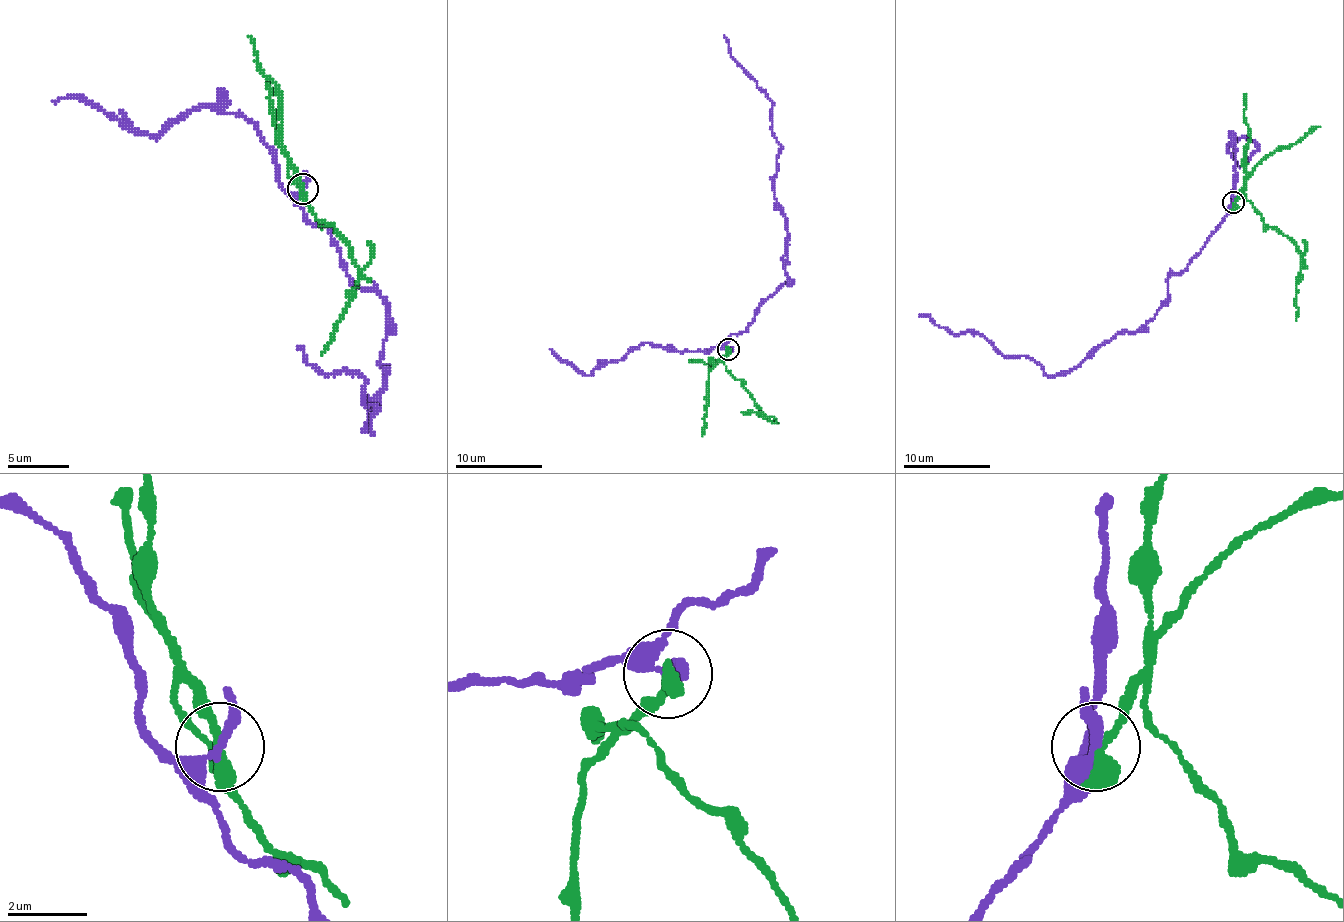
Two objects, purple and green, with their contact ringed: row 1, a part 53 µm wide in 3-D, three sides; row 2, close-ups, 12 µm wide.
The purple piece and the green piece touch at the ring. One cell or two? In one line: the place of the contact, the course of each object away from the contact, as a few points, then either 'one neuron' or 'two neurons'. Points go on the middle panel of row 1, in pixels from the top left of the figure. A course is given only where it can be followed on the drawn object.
at (728, 349); purple runs (728, 349), (787, 283), (787, 220), (774, 192), (780, 148), (772, 100), (724, 35); green runs (728, 349), (722, 362), (739, 379), (767, 419), (761, 412), (741, 412); two neurons

